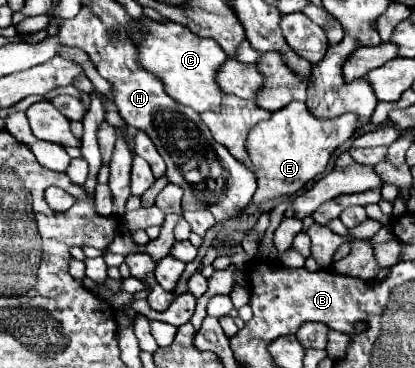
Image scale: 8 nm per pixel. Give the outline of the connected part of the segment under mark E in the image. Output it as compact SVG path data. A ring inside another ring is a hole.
M290 102L282 110L274 112L270 120L260 122L252 128L252 134L248 136L248 152L252 162L256 162L258 172L258 190L254 194L254 202L260 204L264 200L278 198L282 194L294 194L304 188L306 182L310 182L314 176L324 172L332 152L346 140L352 138L352 134L358 128L358 114L342 114L338 118L316 118L304 102Z

